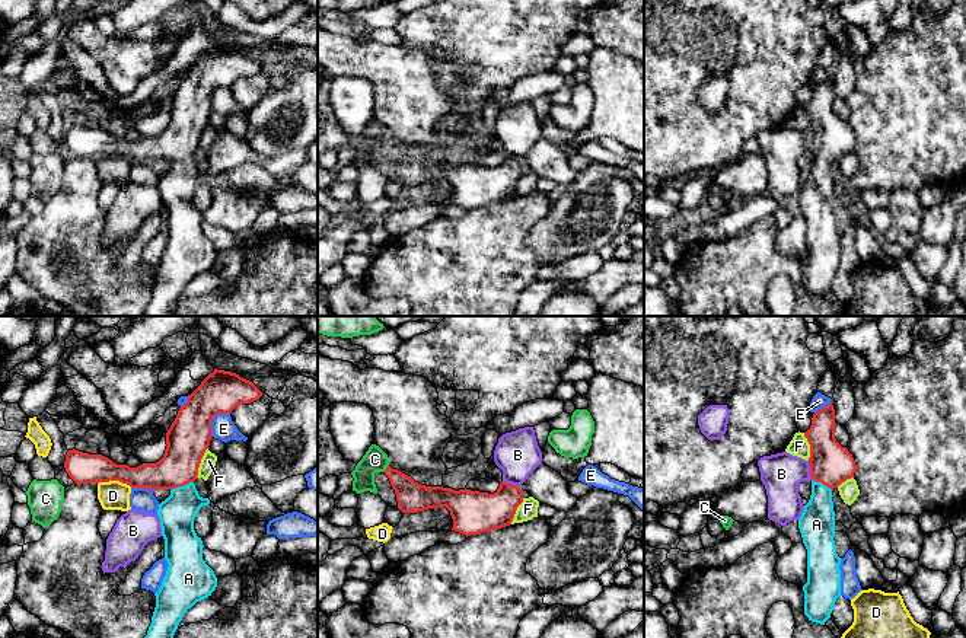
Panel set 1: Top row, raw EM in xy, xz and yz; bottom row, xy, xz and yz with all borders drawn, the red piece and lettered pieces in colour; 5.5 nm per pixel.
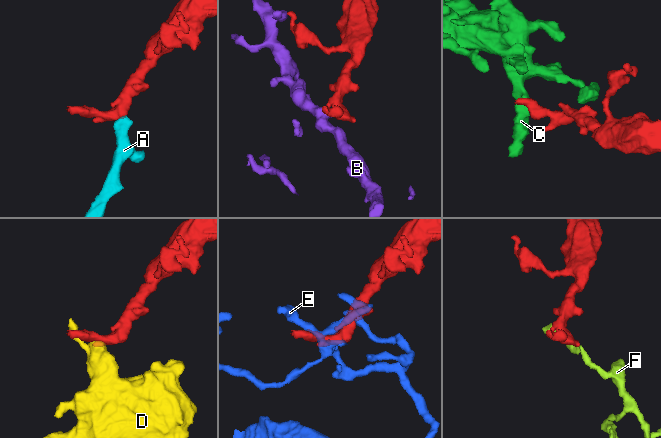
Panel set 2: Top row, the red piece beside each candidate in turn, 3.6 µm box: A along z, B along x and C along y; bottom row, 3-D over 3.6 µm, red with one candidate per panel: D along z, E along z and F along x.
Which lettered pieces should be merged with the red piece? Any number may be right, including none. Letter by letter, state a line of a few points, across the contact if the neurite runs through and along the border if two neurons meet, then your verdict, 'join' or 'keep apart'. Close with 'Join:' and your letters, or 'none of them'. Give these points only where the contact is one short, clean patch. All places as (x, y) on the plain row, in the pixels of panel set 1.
A: line xy (187, 115), (181, 133), (181, 159), (181, 181), (177, 187); join
B: keep apart
C: line xz (388, 139), (383, 144); keep apart
D: line xy (98, 156), (121, 155), (131, 160); keep apart
E: keep apart
F: keep apart
Join: A

